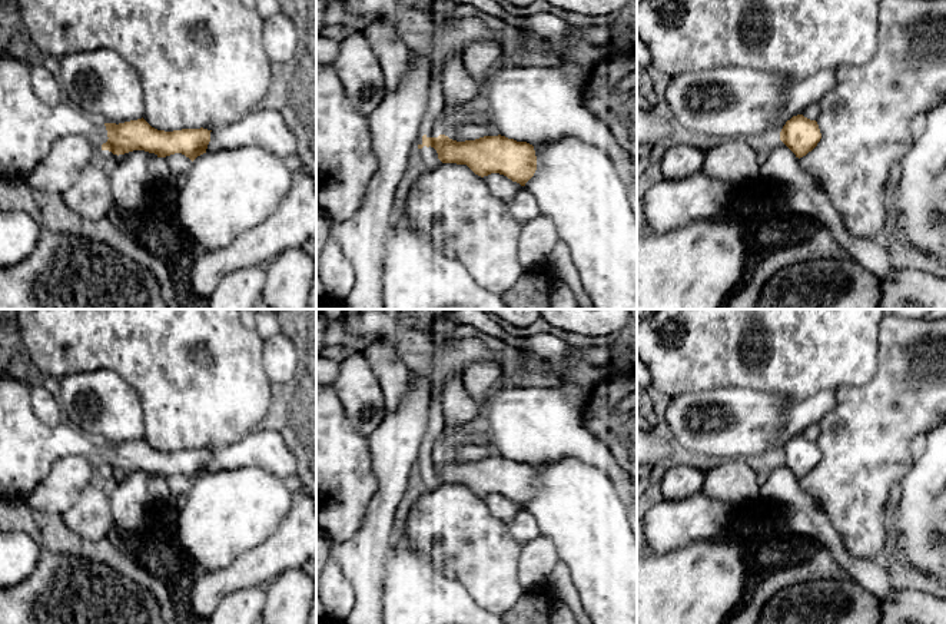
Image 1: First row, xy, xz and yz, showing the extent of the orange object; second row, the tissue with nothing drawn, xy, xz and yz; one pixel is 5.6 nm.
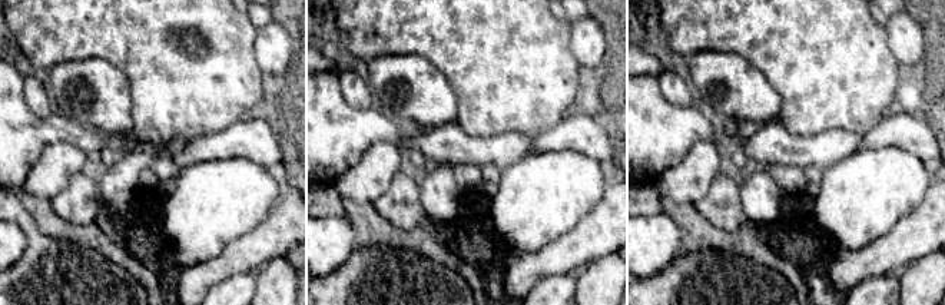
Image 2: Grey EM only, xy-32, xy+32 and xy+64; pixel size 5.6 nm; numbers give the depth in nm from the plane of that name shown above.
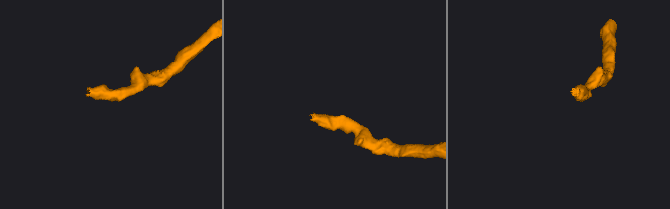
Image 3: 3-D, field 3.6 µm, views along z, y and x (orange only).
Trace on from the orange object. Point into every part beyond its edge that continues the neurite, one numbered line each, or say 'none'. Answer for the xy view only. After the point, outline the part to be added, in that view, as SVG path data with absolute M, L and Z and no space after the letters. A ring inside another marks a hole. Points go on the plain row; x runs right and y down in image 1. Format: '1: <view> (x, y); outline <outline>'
1: xy (29, 448); outline M0 376L0 498L27 499L53 464L67 455L84 457L99 471L109 459L104 442L67 421L54 426L42 422L24 381Z

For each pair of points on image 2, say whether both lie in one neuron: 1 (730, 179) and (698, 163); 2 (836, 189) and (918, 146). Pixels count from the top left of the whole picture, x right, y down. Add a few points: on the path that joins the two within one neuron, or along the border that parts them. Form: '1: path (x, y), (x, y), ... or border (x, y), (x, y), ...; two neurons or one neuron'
1: border (723, 168), (713, 179), (710, 188), (698, 201); two neurons
2: border (876, 148), (895, 146), (928, 161); two neurons

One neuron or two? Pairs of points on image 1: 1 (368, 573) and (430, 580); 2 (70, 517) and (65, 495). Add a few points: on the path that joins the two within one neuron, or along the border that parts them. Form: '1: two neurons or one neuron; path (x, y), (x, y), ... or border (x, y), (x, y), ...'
1: two neurons; border (394, 541), (387, 560), (381, 607)
2: two neurons; border (89, 483), (62, 515)

